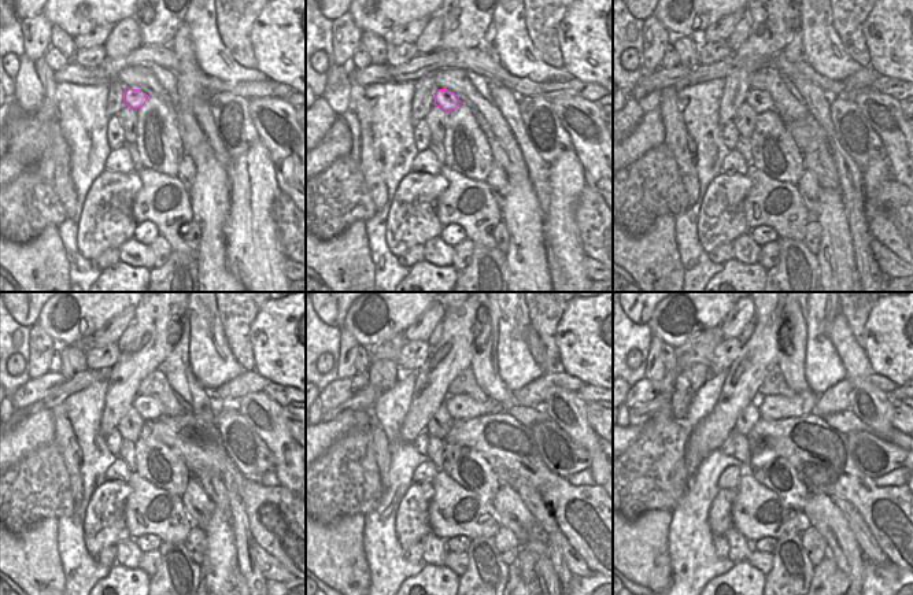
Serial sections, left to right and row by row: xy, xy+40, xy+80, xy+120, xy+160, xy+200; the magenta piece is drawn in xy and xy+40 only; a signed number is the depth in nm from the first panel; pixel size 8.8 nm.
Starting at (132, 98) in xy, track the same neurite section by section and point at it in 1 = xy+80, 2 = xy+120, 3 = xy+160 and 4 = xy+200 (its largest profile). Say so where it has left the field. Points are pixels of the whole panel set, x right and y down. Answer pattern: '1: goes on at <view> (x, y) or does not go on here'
1: goes on at xy+80 (760, 100)
2: goes on at xy+120 (150, 407)
3: goes on at xy+160 (459, 406)
4: goes on at xy+200 (772, 406)

